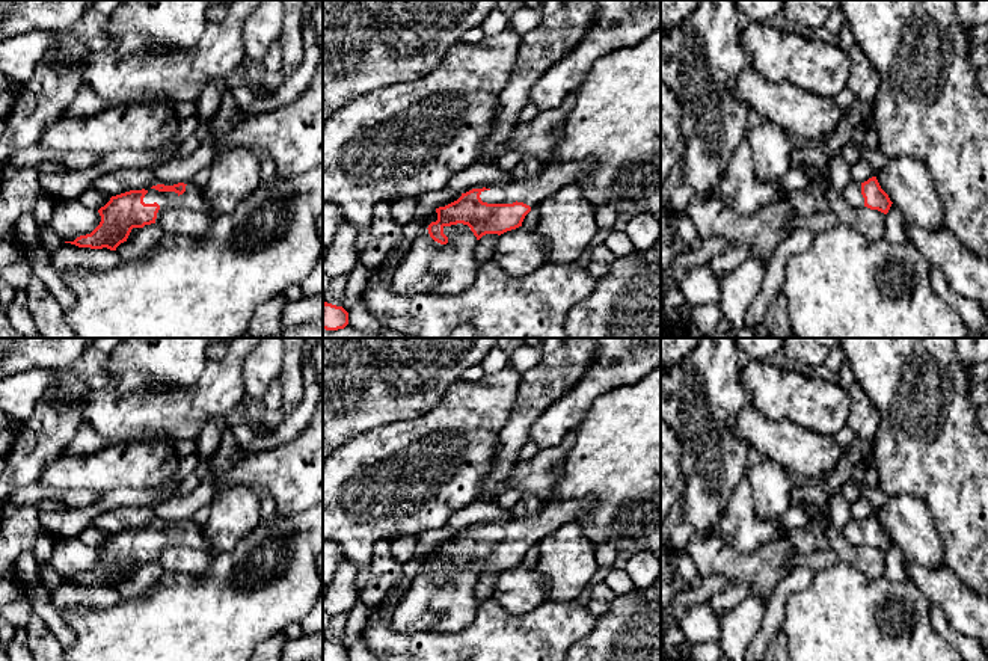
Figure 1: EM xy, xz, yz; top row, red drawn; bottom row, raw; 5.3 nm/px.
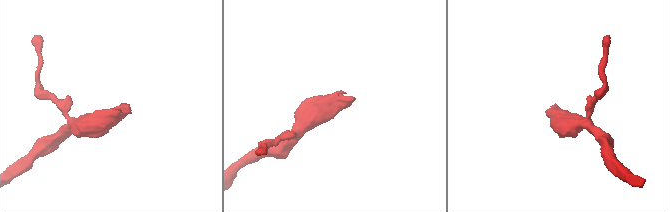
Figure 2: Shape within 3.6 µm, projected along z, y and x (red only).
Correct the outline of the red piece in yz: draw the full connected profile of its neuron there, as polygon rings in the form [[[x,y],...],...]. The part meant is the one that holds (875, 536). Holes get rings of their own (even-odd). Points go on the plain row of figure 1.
[[[872,515],[861,522],[849,522],[842,533],[848,540],[860,542],[884,552],[888,551],[893,542],[888,533],[881,527],[876,515]]]

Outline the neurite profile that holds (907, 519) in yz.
[[[914,495],[887,497],[875,515],[907,561],[932,569],[944,566],[941,539],[922,500]]]

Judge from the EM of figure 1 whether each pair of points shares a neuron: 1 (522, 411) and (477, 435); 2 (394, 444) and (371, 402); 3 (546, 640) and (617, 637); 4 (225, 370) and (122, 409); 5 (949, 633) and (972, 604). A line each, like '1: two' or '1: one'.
1: two
2: two
3: two
4: one
5: two

